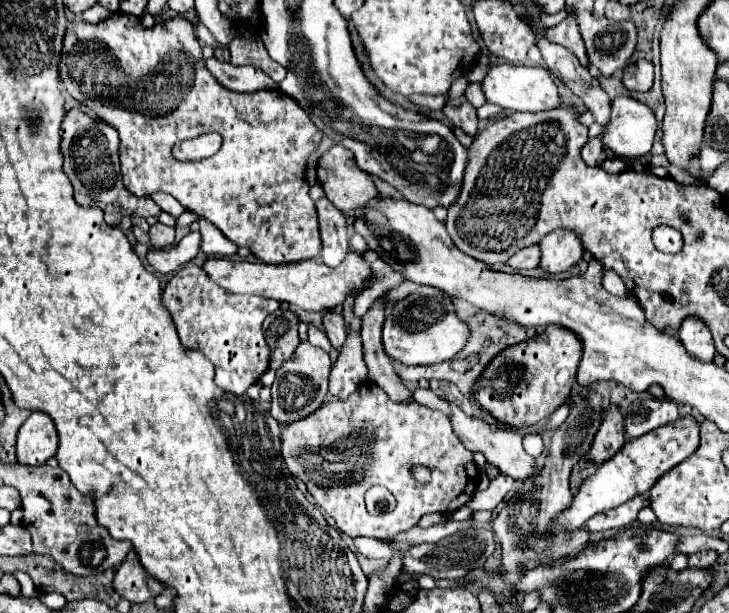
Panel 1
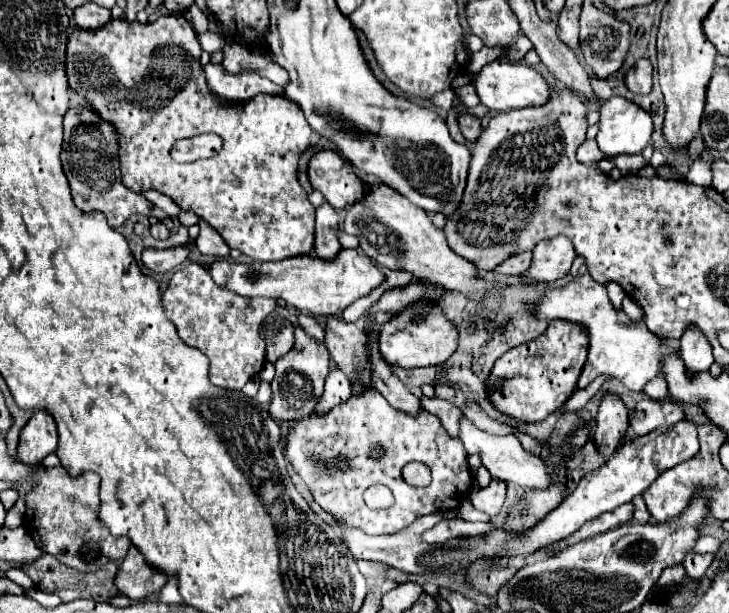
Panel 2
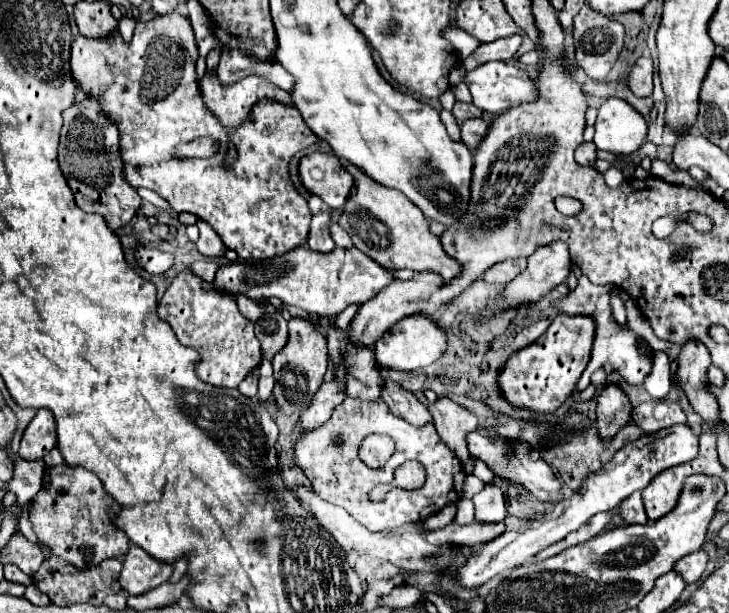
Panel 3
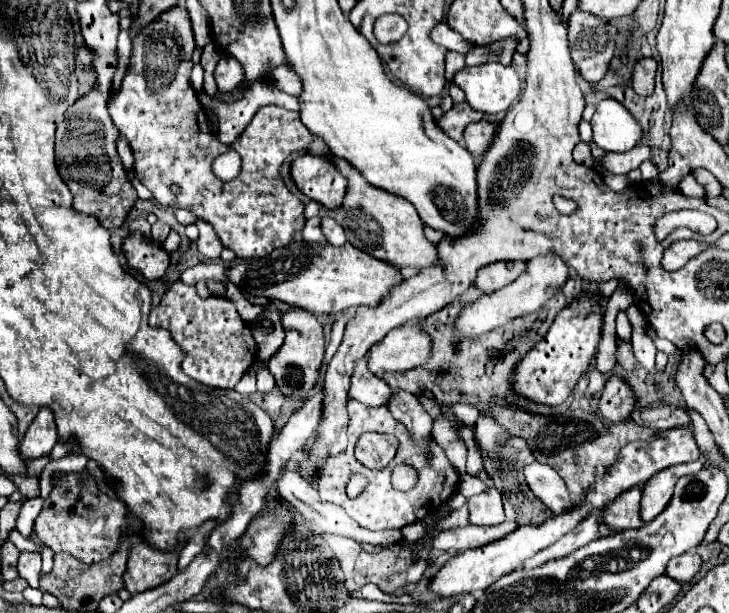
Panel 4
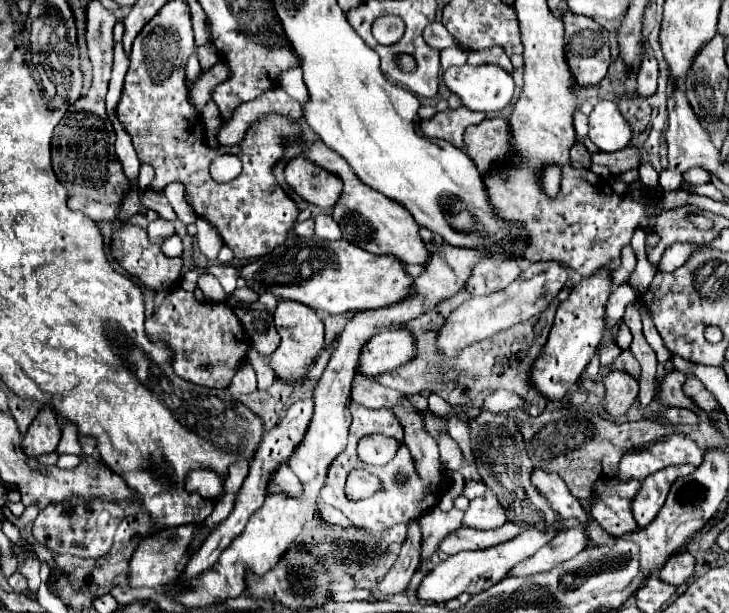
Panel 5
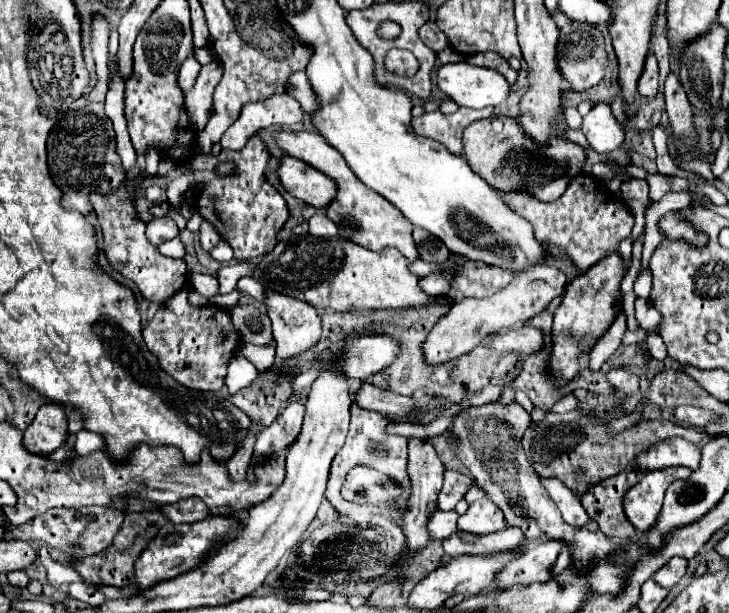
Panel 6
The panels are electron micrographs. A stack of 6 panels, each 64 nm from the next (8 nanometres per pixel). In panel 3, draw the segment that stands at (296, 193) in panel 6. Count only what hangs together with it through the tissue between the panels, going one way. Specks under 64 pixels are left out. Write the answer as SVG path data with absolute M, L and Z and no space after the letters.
M322 152L304 156L298 164L298 176L304 188L310 194L320 196L332 210L344 206L344 200L348 198L354 182L334 154Z

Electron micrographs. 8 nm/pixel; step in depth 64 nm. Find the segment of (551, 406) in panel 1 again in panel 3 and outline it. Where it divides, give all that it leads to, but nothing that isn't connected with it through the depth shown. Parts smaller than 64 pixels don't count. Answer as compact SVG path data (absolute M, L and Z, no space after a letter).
M558 314L550 328L528 348L516 352L498 376L498 384L506 400L514 406L526 406L534 412L554 412L574 392L578 376L586 370L594 344L596 324L590 316Z

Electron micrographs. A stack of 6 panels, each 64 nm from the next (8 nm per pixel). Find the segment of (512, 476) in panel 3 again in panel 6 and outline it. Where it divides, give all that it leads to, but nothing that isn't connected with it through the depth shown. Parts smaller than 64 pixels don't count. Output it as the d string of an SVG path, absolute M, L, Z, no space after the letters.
M542 480L544 488L548 490L552 502L558 506L558 510L562 512L562 518L570 524L570 526L586 526L590 522L586 510L580 504L580 498L566 486L560 484L560 480Z

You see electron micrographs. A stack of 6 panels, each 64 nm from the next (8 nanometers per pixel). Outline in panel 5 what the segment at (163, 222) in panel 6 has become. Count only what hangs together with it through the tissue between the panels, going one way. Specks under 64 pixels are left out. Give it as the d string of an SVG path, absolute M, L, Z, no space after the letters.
M156 218L156 220L148 222L146 232L148 232L150 242L152 242L152 244L158 244L158 246L160 246L164 240L168 240L170 236L174 236L174 234L176 234L174 224L172 224L172 222L168 222L168 220L164 220L164 218Z

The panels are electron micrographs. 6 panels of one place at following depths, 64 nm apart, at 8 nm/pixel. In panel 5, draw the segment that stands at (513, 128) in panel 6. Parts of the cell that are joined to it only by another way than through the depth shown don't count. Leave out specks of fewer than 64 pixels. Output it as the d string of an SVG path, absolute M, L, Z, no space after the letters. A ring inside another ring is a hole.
M492 116L464 132L464 150L474 160L482 176L492 170L504 170L518 166L514 158L514 142L510 132L510 122L504 116ZM574 144L570 148L570 164L574 168L590 168L590 152L582 144ZM548 164L546 168L542 168L540 186L542 186L542 190L544 190L544 194L548 198L556 198L558 196L560 178L562 178L562 168L558 168L558 164Z

